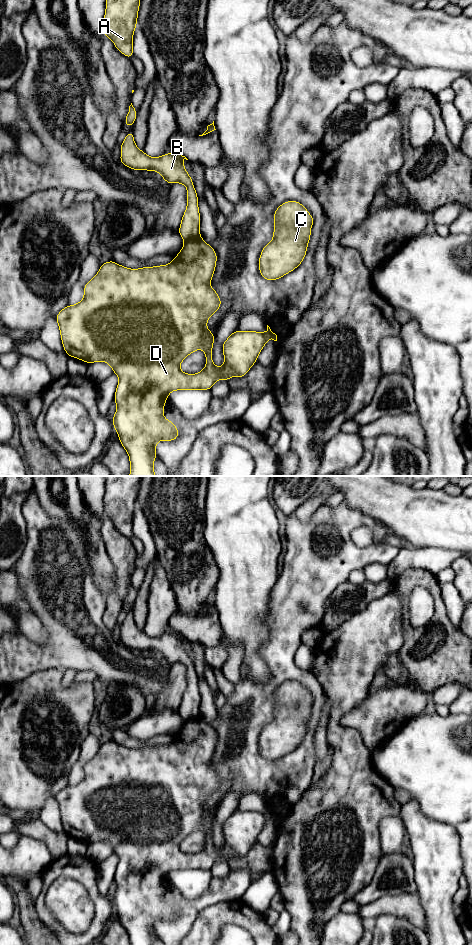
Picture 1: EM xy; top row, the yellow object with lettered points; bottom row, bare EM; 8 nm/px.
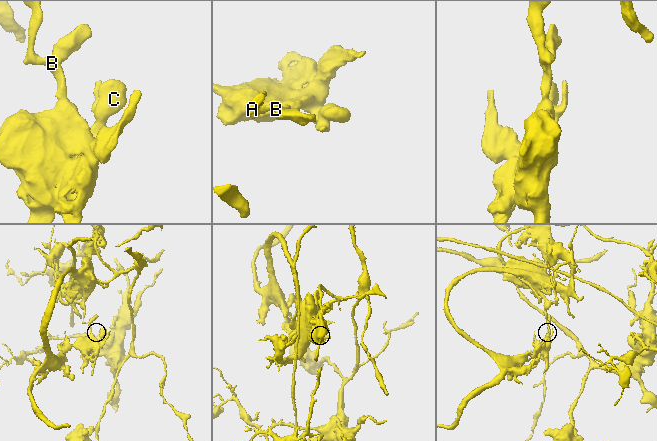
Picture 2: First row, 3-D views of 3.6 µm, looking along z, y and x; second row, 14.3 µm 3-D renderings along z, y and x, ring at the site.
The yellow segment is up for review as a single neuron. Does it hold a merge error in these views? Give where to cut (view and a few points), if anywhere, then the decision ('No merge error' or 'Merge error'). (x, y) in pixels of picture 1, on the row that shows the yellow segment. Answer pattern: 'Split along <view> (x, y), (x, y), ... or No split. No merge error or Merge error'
Split along xy (199, 236), (185, 241). Merge error

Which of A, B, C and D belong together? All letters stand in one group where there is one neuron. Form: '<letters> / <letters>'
A B / C D

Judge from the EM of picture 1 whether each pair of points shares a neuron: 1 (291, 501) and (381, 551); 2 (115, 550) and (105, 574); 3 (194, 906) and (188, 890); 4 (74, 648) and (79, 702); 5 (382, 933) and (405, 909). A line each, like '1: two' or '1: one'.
1: two
2: two
3: two
4: two
5: two

